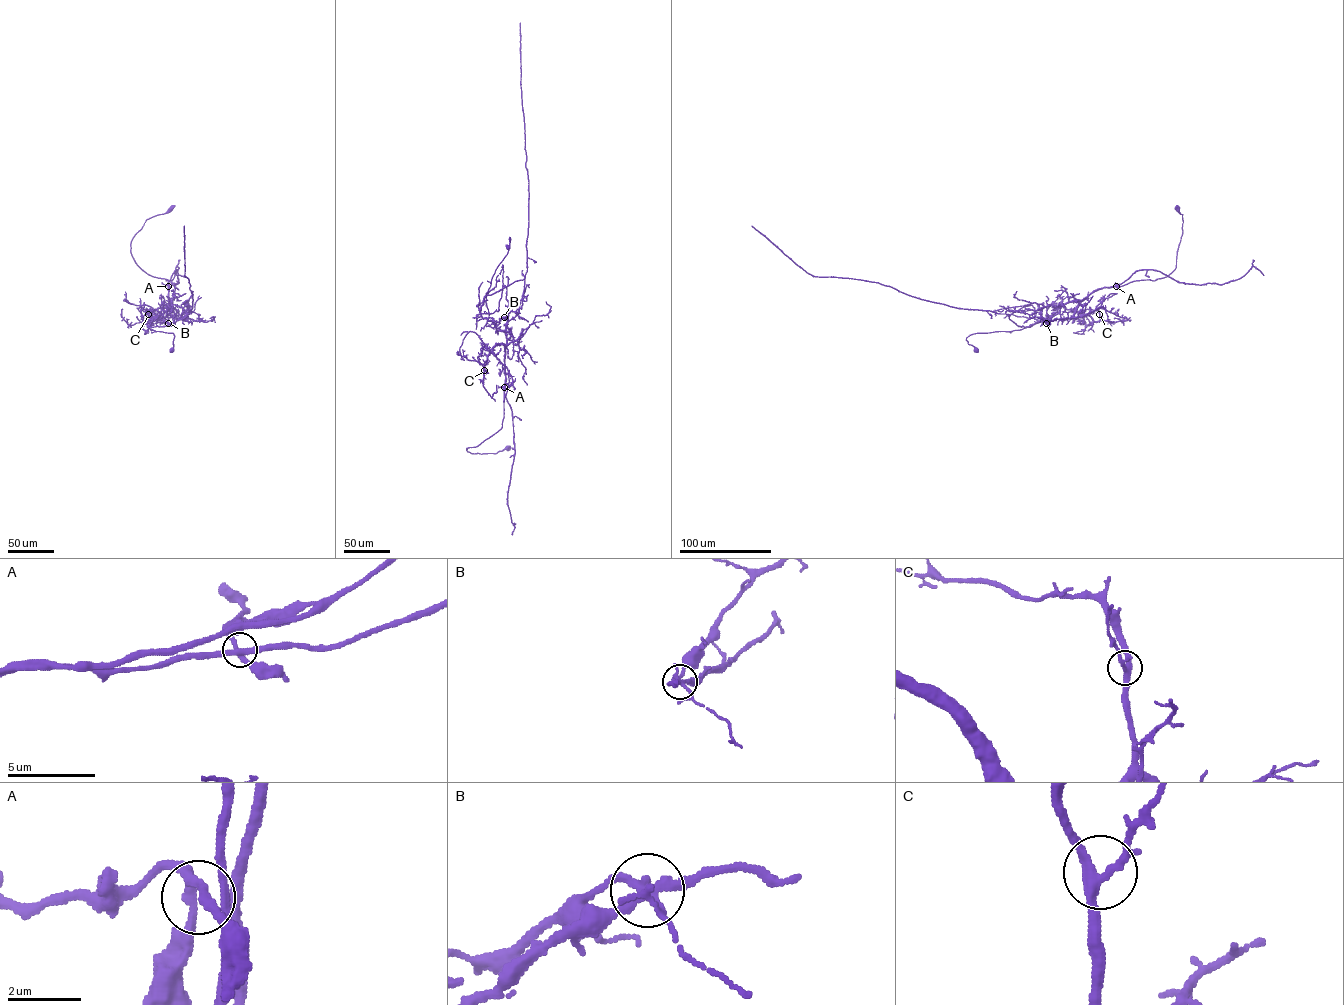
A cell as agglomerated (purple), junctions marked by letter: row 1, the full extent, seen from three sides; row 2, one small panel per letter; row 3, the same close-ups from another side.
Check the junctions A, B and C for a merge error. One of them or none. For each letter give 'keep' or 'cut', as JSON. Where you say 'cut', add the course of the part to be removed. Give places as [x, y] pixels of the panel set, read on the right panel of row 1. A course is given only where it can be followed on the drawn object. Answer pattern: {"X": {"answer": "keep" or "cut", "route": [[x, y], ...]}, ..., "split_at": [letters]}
{"A": {"answer": "keep"}, "B": {"answer": "cut", "route": [[1046, 323], [1050, 317], [1025, 327], [1008, 314], [952, 307], [878, 282], [812, 276], [752, 226]]}, "C": {"answer": "keep"}, "split_at": ["B"]}

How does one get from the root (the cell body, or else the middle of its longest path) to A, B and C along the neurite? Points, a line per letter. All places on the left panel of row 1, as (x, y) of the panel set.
A: (171, 350), (173, 334), (155, 331), (143, 322), (154, 319), (170, 304), (168, 286)
B: (171, 350), (173, 334), (155, 331), (143, 322), (158, 317), (168, 323)
C: (171, 350), (173, 334), (143, 322), (170, 301), (163, 317), (152, 314), (148, 321), (148, 314)

